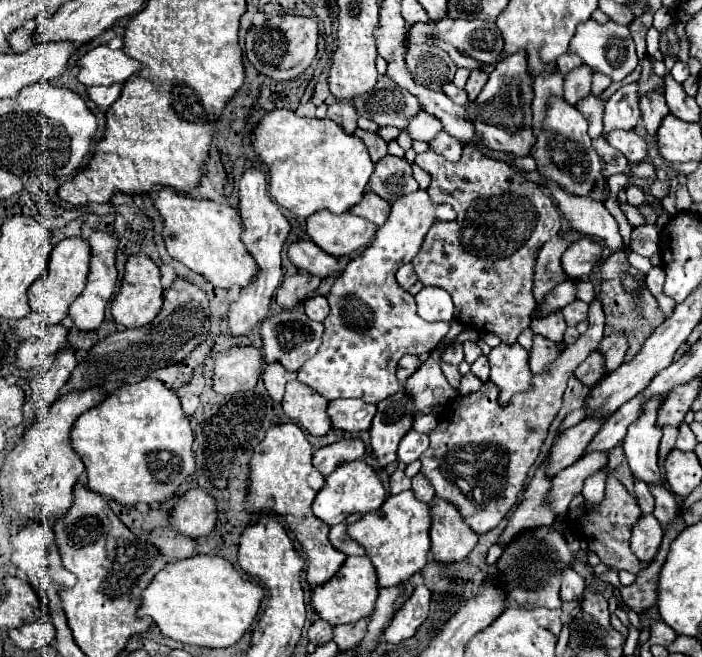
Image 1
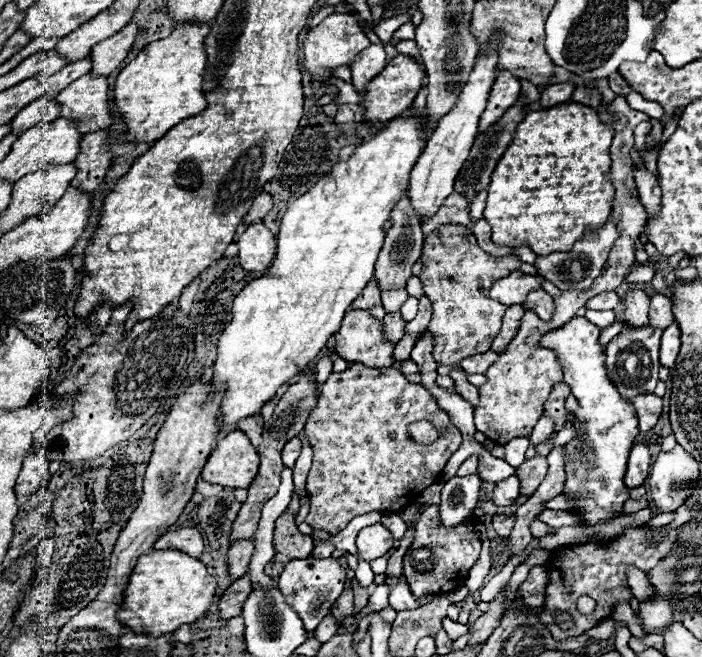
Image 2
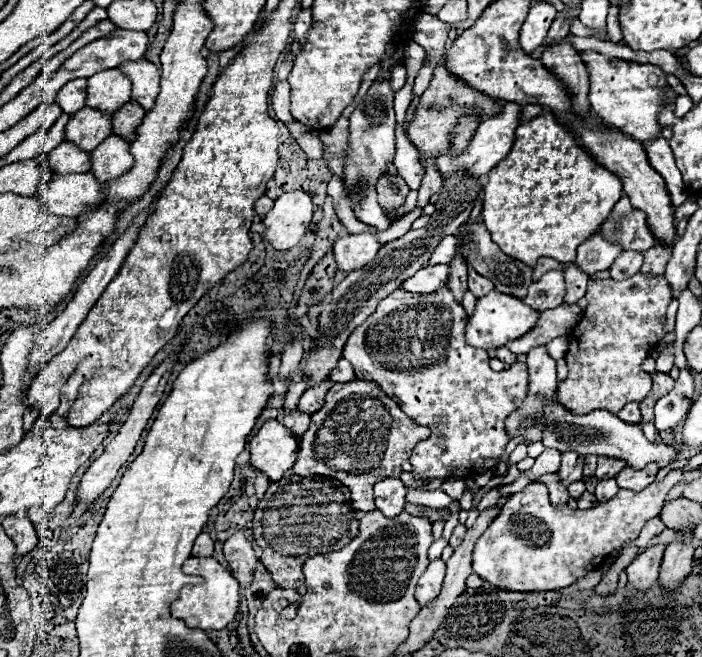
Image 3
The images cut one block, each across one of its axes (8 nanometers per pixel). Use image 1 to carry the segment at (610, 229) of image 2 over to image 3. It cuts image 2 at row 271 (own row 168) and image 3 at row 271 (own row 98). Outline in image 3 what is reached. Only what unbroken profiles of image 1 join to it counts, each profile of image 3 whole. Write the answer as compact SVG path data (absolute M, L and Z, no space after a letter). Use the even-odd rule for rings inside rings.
M552 270L552 272L546 272L538 282L530 284L528 296L524 298L524 304L542 312L542 310L560 306L564 300L564 294L566 294L564 272Z

